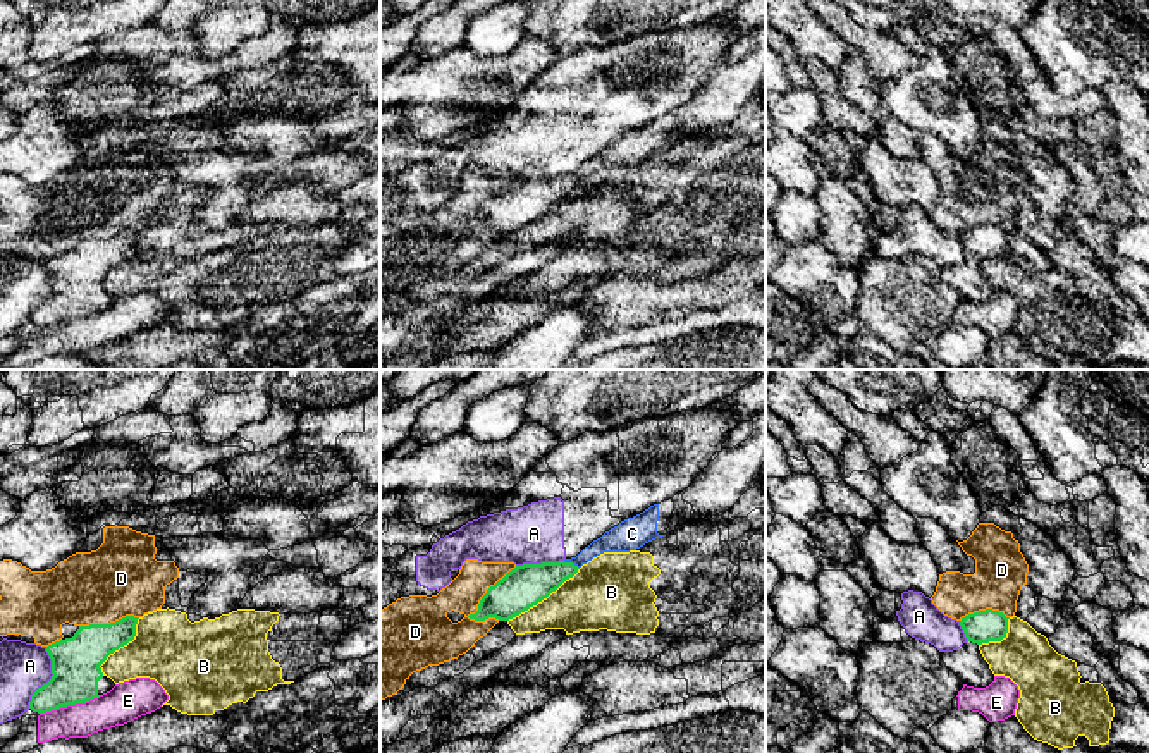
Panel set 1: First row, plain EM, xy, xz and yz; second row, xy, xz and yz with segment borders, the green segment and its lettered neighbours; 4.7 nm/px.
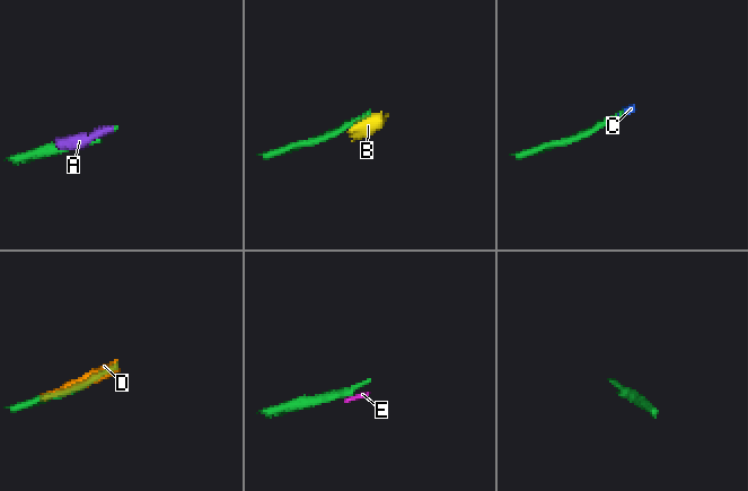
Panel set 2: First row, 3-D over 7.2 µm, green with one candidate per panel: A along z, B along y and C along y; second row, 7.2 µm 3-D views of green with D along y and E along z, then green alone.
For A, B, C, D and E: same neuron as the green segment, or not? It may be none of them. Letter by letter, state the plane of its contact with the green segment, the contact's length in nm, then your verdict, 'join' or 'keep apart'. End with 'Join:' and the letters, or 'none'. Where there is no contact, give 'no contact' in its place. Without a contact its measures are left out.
A: xy | 300 nm | keep apart
B: xz | 420 nm | keep apart
C: xz | 90 nm | join
D: xz | 340 nm | keep apart
E: xy | 300 nm | keep apart
Join: C

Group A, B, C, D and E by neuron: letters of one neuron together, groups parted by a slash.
A / B / C / D / E

